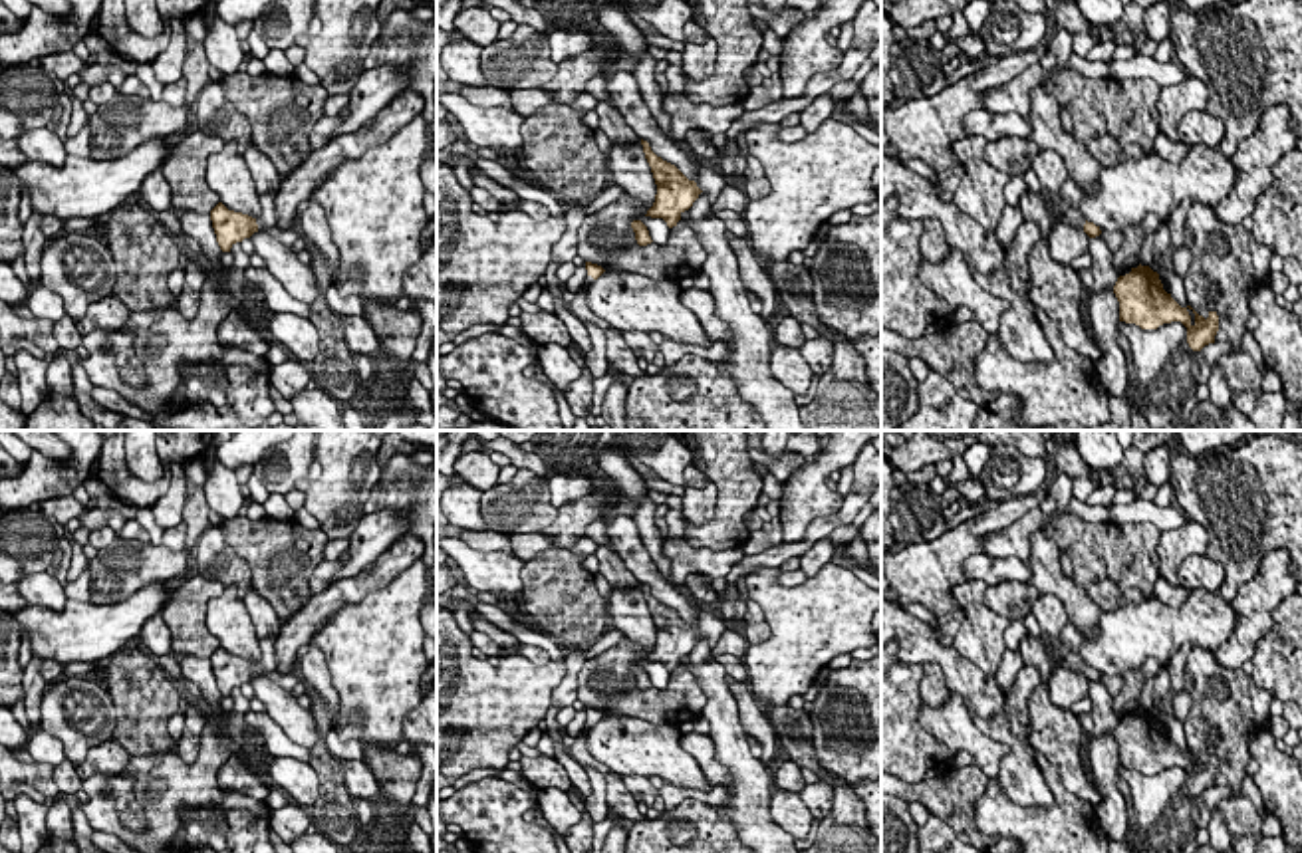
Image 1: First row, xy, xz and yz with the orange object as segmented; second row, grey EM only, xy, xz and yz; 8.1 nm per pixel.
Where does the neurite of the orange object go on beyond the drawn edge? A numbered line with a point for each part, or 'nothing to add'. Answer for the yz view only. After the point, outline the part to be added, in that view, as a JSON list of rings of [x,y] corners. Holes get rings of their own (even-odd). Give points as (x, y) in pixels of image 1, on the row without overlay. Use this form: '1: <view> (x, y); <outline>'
1: yz (1072, 659); [[[1068,621],[1060,633],[1060,641],[1070,645],[1070,651],[1064,655],[1064,667],[1084,674],[1086,661],[1080,655],[1082,633],[1072,621]]]

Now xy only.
1: xy (266, 663); [[[280,633],[258,639],[260,645],[260,659],[256,661],[258,674],[268,676],[270,672],[278,670],[278,661],[276,661],[278,637]]]

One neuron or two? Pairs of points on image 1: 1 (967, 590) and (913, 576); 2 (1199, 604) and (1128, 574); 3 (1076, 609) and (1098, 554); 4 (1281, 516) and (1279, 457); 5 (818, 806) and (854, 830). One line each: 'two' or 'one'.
1: two
2: two
3: two
4: one
5: two

